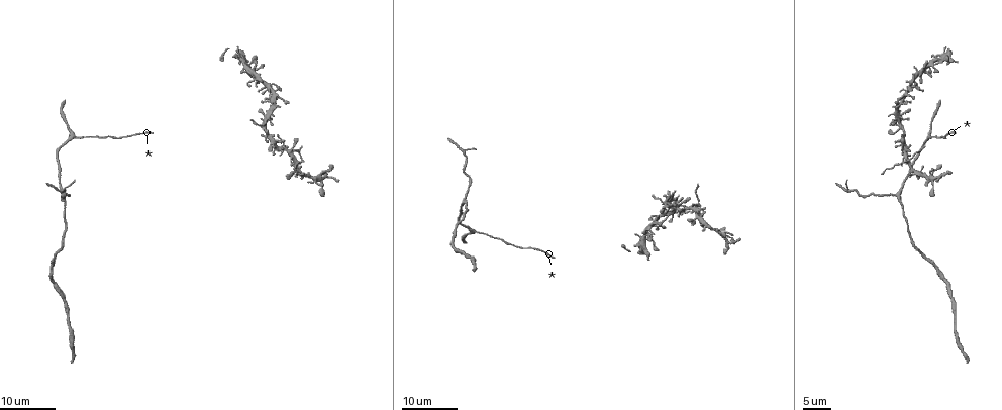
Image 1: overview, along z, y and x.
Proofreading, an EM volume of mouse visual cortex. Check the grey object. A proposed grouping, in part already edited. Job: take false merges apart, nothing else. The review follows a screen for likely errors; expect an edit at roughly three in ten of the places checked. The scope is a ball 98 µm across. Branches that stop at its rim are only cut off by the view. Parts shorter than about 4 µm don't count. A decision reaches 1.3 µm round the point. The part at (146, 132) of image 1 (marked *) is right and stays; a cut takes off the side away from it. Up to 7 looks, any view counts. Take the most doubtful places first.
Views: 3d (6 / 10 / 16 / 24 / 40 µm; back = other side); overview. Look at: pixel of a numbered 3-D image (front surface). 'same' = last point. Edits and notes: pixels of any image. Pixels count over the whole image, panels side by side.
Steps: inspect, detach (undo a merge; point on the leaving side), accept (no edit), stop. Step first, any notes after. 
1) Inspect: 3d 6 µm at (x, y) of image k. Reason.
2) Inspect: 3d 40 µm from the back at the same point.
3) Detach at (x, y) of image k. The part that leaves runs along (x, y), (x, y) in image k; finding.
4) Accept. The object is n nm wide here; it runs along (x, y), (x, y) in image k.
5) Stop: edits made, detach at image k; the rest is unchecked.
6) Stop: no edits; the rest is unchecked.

Inspect: 3d 16 µm at (698, 207) of image 1. Looks like a crossing.

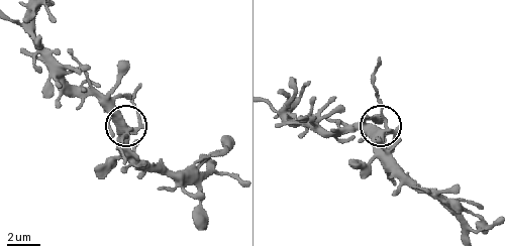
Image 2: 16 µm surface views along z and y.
Inspect: 3d 6 µm at (130, 129) of image 2.

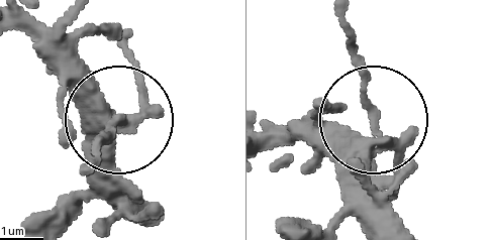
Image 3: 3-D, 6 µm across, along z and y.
Detach at (141, 78) of image 3. 5 arms meet here; the part that leaves runs along (116, 118), (84, 161) in image 3; two neurons meet here.

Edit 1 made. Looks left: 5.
Inspect: overview.

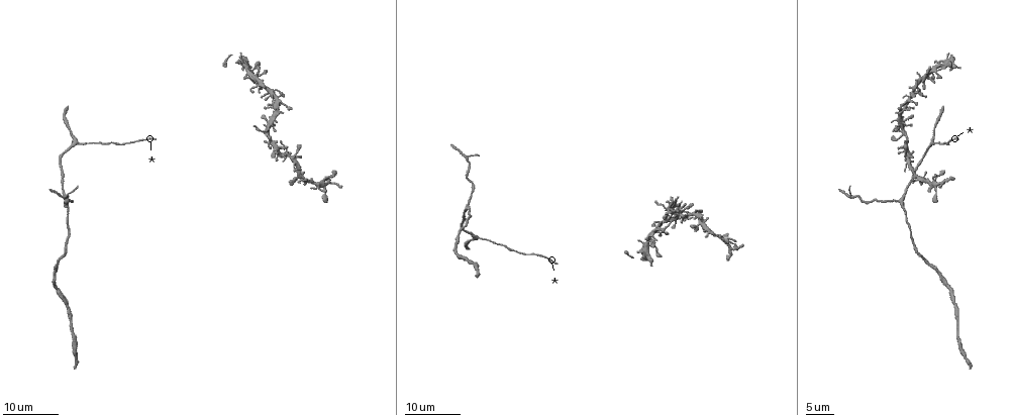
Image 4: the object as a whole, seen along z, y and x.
Inspect: 3d 16 µm at (896, 202) of image 4. Three-way junction.

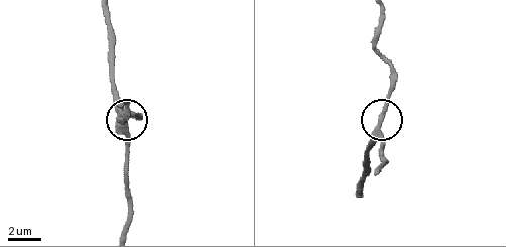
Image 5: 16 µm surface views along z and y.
Inspect: 3d 6 µm at (378, 123) of image 5.

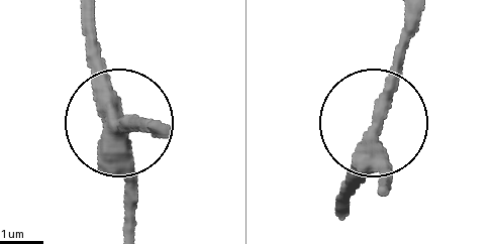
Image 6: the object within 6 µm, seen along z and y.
Inspect: 3d 6 µm from the back at (120, 126) of image 6.

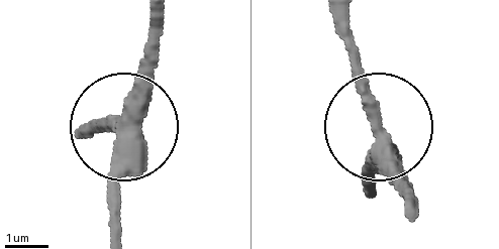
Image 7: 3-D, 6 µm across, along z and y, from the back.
Accept. It runs along (415, 210), (346, 18) in image 7; all the same neuron.

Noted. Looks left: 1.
Stop: edits made, detach at image 3; the rest is unchecked.

